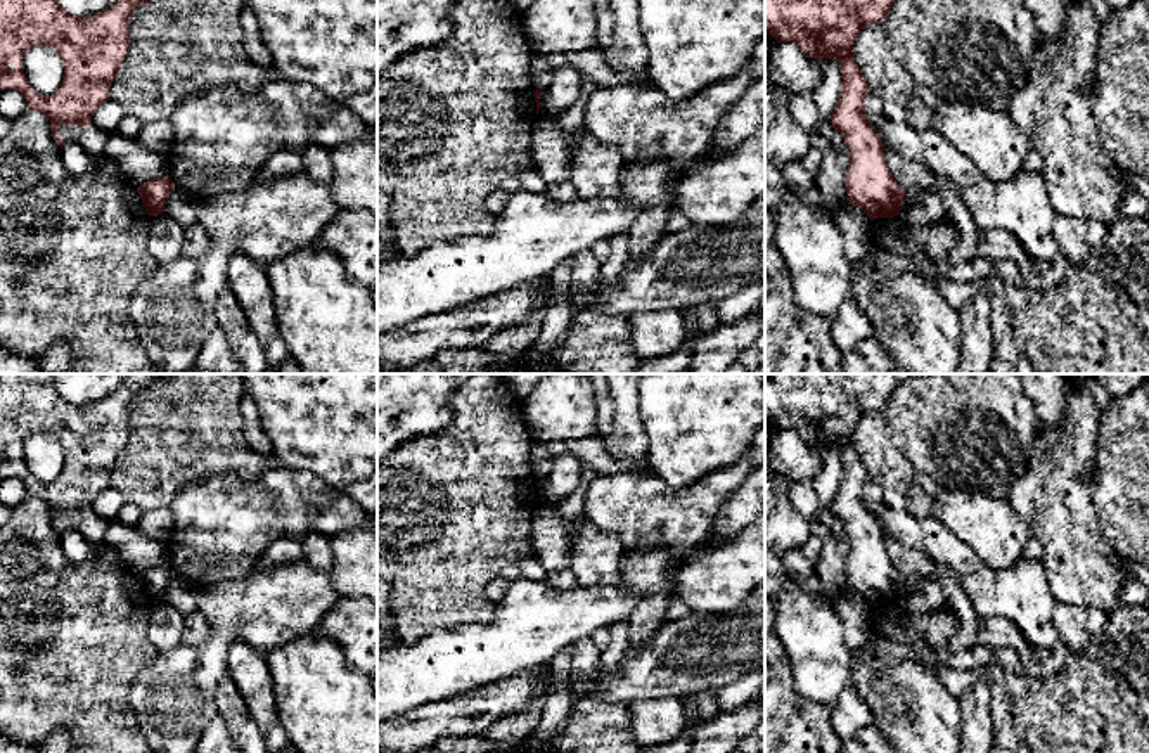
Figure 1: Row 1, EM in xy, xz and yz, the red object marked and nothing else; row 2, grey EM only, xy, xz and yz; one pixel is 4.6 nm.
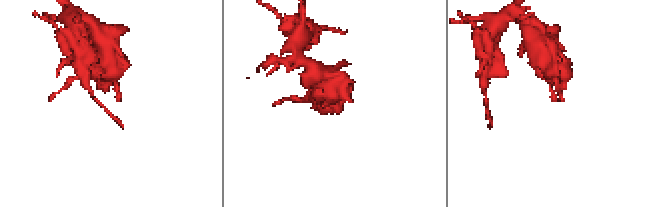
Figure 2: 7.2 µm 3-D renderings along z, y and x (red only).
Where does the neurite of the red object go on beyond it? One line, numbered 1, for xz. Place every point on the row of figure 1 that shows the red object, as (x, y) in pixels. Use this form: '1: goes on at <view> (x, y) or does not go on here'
1: does not go on here

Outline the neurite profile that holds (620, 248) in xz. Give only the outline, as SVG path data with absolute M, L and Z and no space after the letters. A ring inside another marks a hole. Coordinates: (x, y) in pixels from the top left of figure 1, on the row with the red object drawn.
M626 234L609 239L609 242L611 242L611 256L604 265L600 265L600 277L599 277L604 284L618 282L625 261L630 258L630 242Z

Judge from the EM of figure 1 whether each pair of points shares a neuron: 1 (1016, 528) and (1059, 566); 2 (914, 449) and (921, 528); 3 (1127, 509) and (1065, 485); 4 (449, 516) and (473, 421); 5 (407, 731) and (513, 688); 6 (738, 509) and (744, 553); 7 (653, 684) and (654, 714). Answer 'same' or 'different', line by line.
1: different
2: different
3: different
4: same
5: same
6: different
7: different

